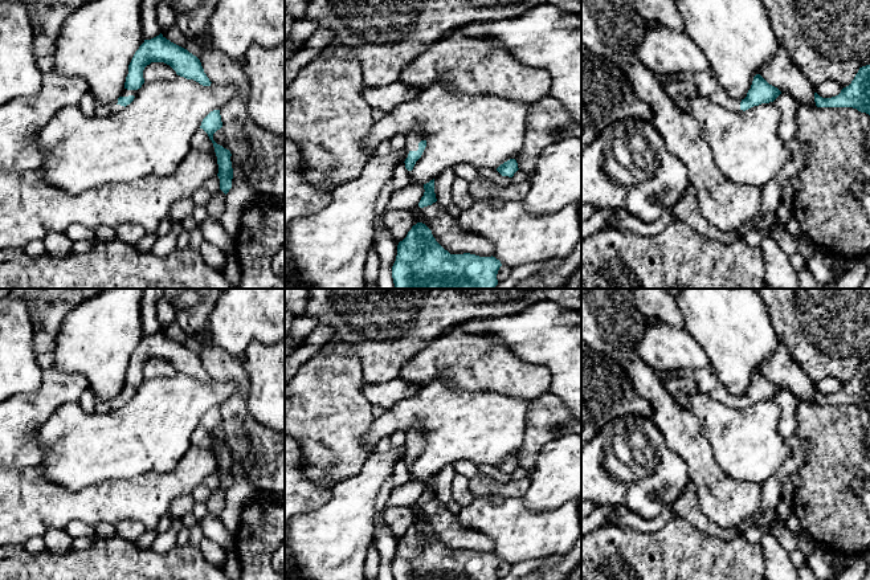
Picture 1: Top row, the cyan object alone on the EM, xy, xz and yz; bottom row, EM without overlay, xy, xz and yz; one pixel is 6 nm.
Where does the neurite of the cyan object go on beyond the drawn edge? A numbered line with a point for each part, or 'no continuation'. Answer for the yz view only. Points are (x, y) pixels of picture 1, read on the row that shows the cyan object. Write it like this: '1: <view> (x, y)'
1: yz (706, 82)

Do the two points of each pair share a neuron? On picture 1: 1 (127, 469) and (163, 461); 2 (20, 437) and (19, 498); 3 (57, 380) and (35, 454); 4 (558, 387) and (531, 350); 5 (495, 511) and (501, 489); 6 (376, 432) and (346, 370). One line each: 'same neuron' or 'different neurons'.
1: same neuron
2: different neurons
3: same neuron
4: same neuron
5: different neurons
6: different neurons

